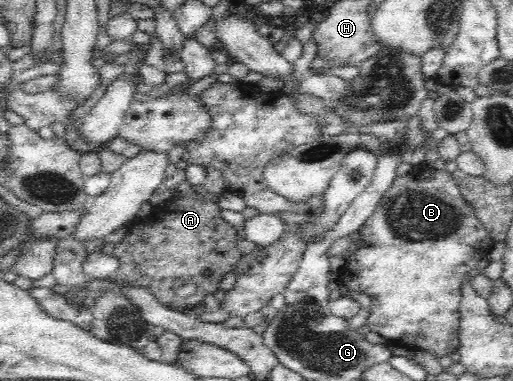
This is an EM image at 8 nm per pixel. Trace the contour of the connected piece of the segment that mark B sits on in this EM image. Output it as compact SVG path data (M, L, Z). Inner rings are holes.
M422 164L419 169L413 169L401 177L396 177L391 187L383 194L382 200L372 213L372 216L367 218L366 222L359 228L359 234L360 240L358 249L344 259L344 266L342 266L338 274L338 282L340 285L343 284L343 286L354 293L354 295L361 295L361 298L366 298L365 301L370 310L370 315L367 319L369 330L378 332L380 336L389 340L389 344L394 346L404 348L412 347L416 350L420 349L434 352L434 356L437 357L437 359L456 351L459 348L459 338L457 337L459 322L461 321L459 306L462 301L461 289L464 284L464 278L472 268L476 268L480 260L487 257L493 242L488 231L484 228L482 221L478 219L474 207L472 207L472 205L464 199L462 193L460 193L460 187L456 184L453 174Z

